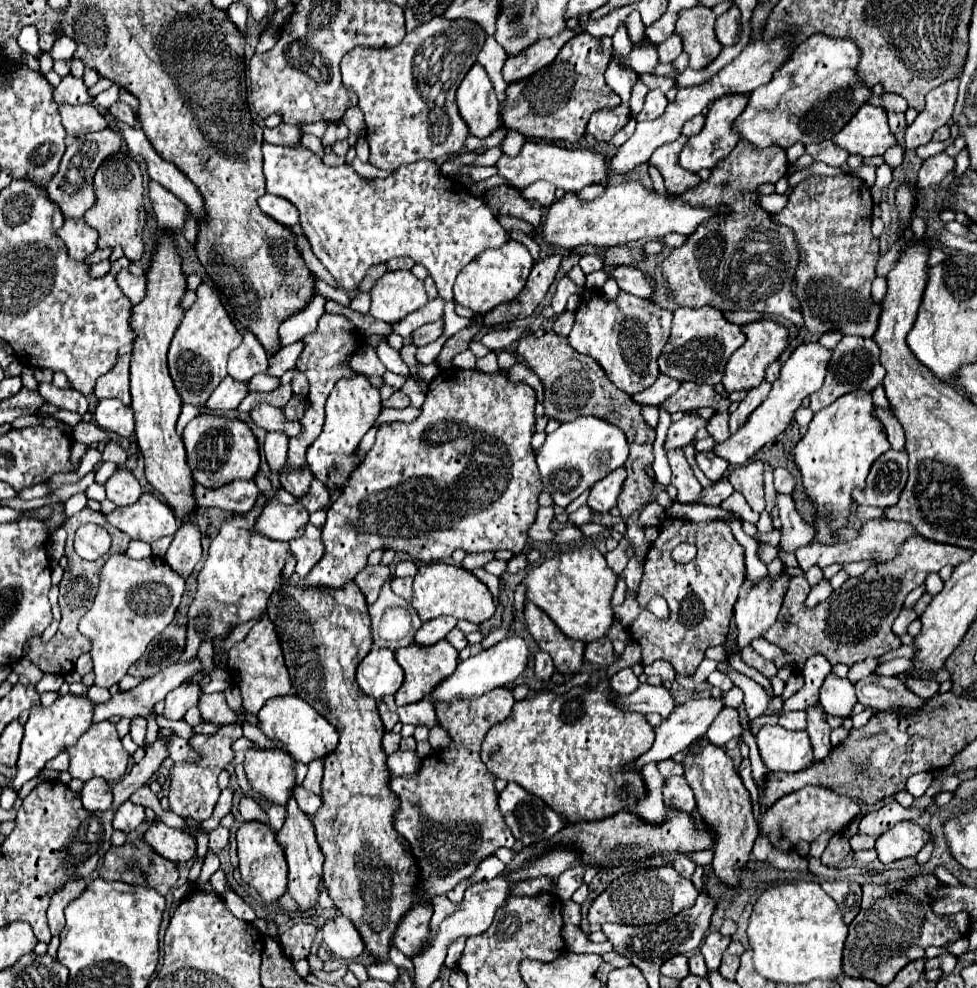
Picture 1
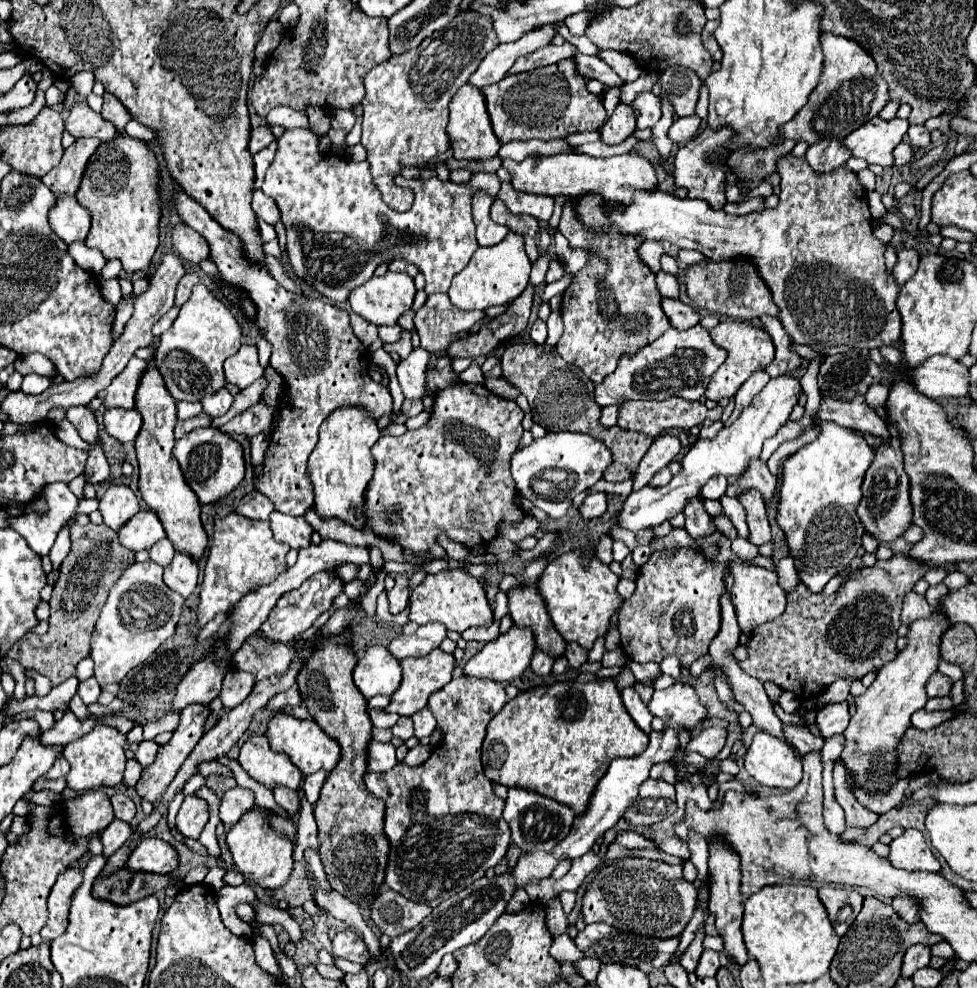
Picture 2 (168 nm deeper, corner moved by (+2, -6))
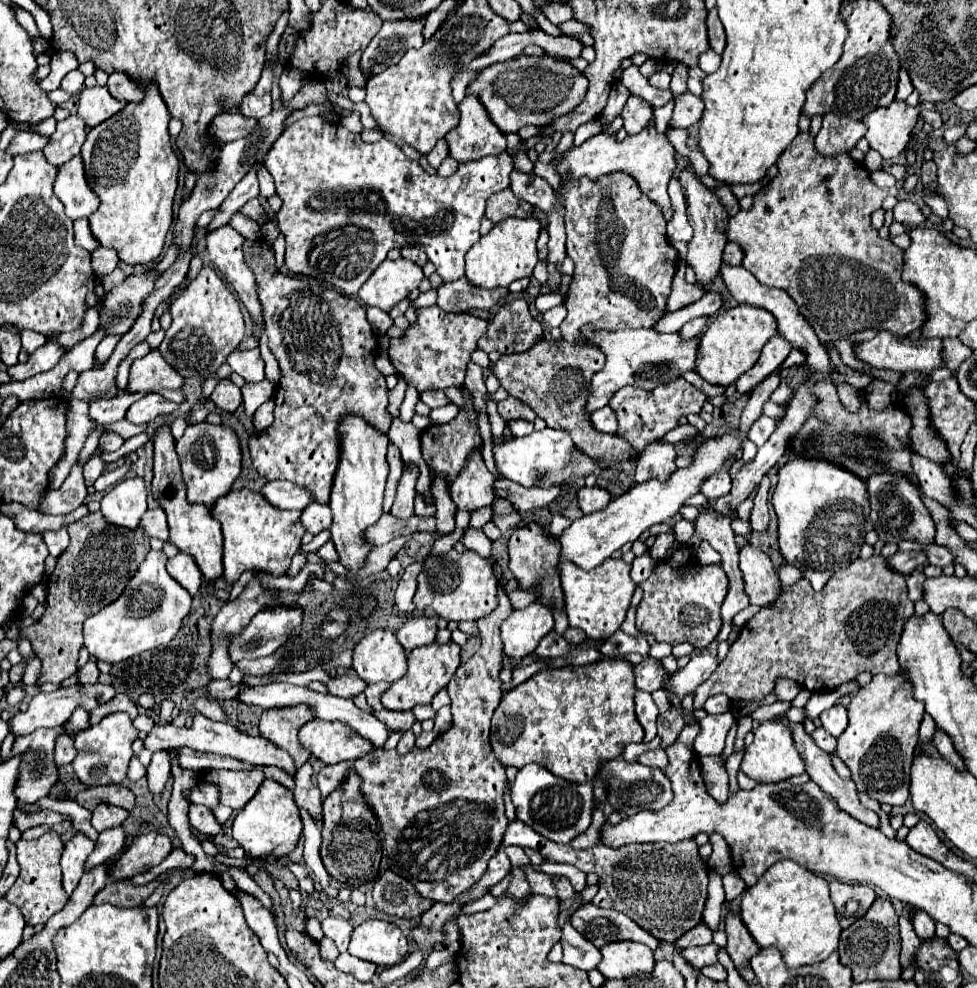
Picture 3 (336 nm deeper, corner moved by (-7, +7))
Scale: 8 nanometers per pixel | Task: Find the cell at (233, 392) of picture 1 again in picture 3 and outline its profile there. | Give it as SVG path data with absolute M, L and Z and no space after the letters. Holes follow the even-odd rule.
M229 378L219 380L217 388L215 388L215 390L213 390L213 394L211 394L211 400L213 400L221 410L235 412L235 410L239 408L239 404L243 402L241 388L239 388L239 386L235 386Z

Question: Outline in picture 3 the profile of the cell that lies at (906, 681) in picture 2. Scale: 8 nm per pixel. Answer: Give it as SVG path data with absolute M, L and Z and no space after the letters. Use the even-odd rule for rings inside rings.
M903 668L893 674L877 674L871 678L867 686L863 686L849 704L849 726L847 730L837 738L837 754L839 758L851 768L853 780L857 784L859 792L867 792L871 798L879 800L881 804L905 804L909 798L909 770L913 762L913 752L917 746L917 734L919 724L925 712L923 702L917 702L911 694L911 684L907 684Z

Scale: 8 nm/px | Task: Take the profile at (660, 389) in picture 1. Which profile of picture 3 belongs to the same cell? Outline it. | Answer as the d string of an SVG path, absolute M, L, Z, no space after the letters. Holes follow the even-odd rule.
M603 406L603 408L595 410L595 412L591 414L591 422L593 422L593 426L595 426L597 430L601 430L601 432L615 432L615 426L617 426L617 422L615 422L615 412L611 410L611 406Z

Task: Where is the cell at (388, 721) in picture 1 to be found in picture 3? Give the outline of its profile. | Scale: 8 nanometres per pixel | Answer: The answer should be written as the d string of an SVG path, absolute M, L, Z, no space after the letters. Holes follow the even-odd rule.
M381 682L381 684L369 684L369 686L365 688L367 702L373 706L373 710L375 710L375 712L379 712L379 710L383 708L383 704L381 704L381 694L387 690L387 686L389 686L389 684Z

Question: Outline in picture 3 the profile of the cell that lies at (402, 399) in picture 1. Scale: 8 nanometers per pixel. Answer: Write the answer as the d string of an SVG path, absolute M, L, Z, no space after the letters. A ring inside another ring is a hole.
M425 390L425 394L419 394L419 400L423 400L429 408L437 408L437 406L445 406L449 400L445 398L443 390Z

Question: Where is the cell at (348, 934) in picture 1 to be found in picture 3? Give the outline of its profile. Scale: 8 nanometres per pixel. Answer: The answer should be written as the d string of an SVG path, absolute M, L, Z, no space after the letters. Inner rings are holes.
M365 920L351 934L349 952L361 960L395 966L407 956L409 944L399 926L387 920Z

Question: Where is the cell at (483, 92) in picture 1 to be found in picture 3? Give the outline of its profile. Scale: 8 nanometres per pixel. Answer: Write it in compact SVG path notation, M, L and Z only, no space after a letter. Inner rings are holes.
M475 94L463 98L459 112L459 126L445 136L449 142L449 154L457 162L477 160L505 150L505 134L487 118L487 112Z

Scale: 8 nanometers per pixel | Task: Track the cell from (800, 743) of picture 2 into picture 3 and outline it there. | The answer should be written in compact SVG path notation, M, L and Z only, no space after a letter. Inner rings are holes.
M821 726L815 728L815 732L813 732L811 736L813 736L815 744L817 744L821 750L825 750L825 752L833 752L835 746L837 746L837 740L835 740L831 734L827 734L827 730L823 730Z

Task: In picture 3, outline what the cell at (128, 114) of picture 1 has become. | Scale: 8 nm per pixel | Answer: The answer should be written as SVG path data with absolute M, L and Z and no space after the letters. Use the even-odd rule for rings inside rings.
M113 72L109 76L107 90L113 98L119 98L125 102L141 102L143 100L143 90L127 74L121 74L121 72Z

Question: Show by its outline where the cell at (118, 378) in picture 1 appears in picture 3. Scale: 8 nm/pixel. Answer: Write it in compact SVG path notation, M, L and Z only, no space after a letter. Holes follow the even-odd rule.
M153 348L147 356L135 360L131 364L129 372L129 384L127 392L155 392L155 390L177 390L181 388L183 378L159 354L157 348Z

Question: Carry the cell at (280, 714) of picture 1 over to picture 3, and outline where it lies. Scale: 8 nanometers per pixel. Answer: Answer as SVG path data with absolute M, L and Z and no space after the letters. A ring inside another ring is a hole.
M319 718L309 720L299 730L299 742L323 764L337 764L341 760L355 760L371 752L373 746L365 738L359 738L343 722L323 722Z

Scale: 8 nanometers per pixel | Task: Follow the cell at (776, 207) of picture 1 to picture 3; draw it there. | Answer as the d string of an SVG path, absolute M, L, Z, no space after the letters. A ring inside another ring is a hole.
M729 186L717 188L715 192L717 192L717 196L721 198L723 206L727 208L727 214L729 214L729 216L733 216L733 214L737 214L737 212L739 212L739 200L735 198L735 194L731 192L731 188L729 188Z

